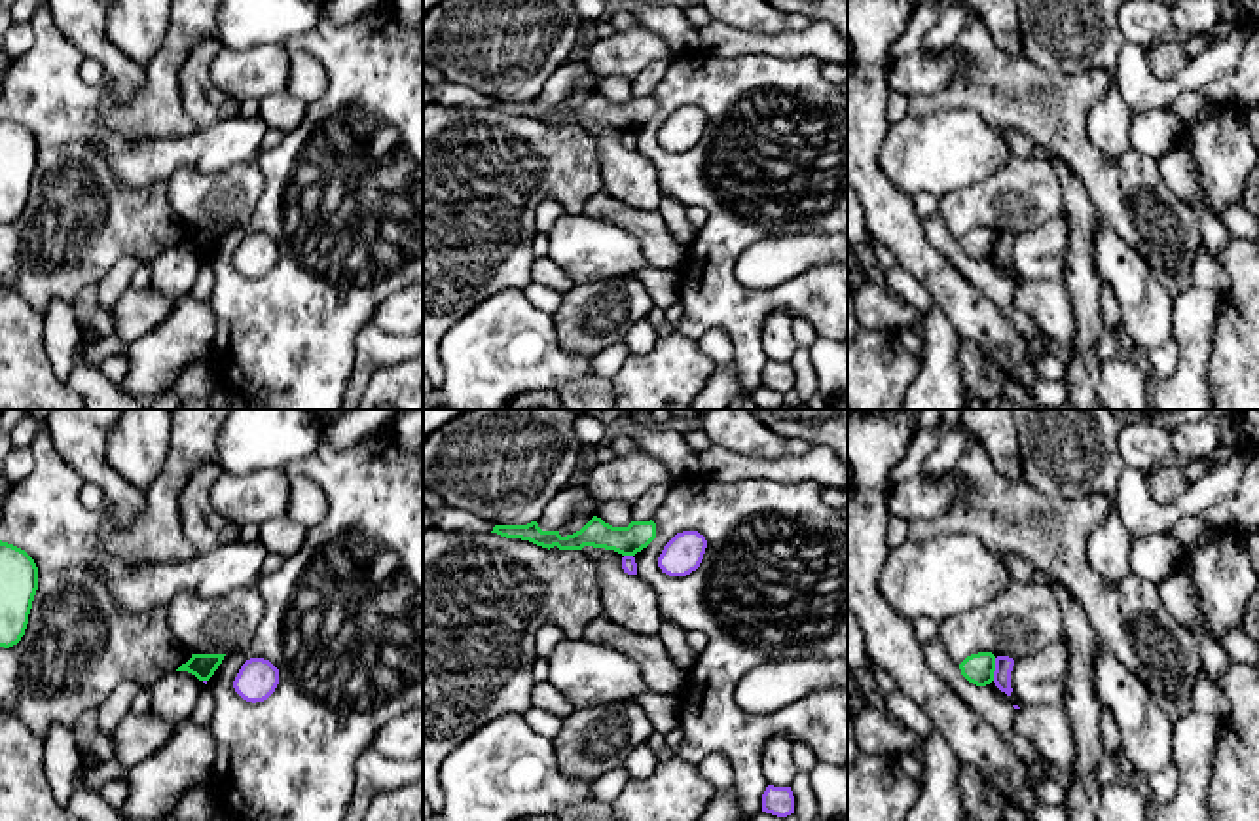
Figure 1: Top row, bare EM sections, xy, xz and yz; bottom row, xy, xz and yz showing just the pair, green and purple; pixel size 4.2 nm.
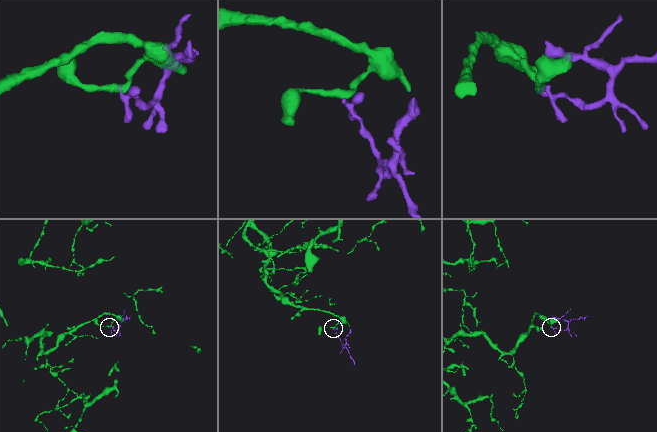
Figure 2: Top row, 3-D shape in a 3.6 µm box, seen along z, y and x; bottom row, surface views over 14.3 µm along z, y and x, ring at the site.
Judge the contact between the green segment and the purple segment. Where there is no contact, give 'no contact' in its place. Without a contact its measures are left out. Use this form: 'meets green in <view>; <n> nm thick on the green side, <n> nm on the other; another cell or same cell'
meets green in yz; 130 nm thick on the green side, 80 nm on the other; another cell

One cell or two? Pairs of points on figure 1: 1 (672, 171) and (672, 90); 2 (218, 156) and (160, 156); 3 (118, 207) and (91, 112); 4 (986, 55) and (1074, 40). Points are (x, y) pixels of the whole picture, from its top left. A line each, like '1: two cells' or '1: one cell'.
1: one cell
2: one cell
3: one cell
4: two cells

